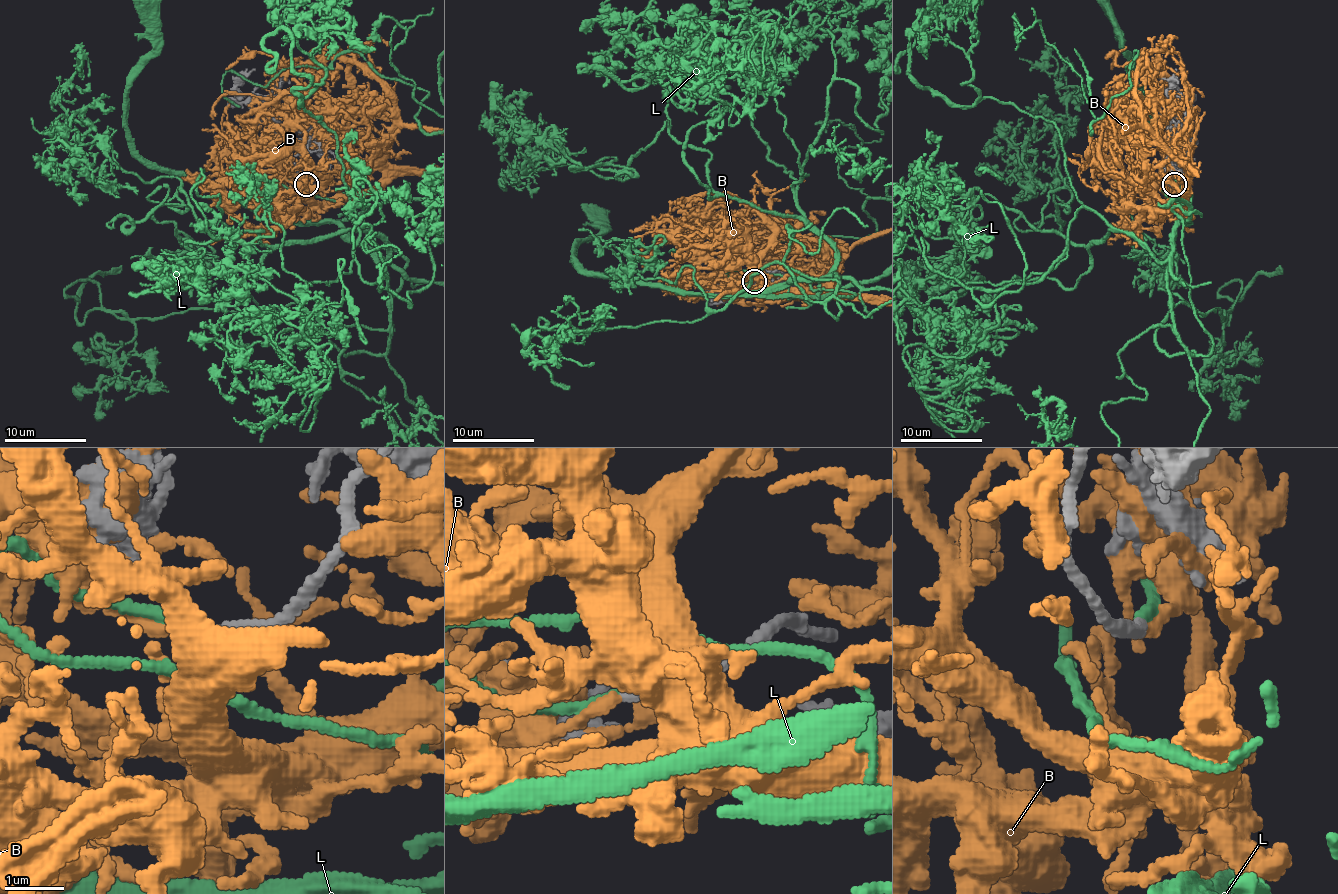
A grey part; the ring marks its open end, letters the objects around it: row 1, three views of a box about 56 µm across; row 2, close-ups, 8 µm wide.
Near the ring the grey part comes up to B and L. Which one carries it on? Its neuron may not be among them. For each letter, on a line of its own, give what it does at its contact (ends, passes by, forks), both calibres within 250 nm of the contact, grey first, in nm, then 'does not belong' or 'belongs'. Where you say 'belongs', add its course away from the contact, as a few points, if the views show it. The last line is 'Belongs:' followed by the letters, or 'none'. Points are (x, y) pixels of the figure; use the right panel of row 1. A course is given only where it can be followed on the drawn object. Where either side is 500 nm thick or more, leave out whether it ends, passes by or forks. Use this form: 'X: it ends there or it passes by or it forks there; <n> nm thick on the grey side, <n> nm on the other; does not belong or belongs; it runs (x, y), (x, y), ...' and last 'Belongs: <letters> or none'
B: it passes by; 120 nm thick on the grey side, 150 nm on the other; does not belong
L: it passes by; 120 nm thick on the grey side, 130 nm on the other; belongs
Belongs: L

